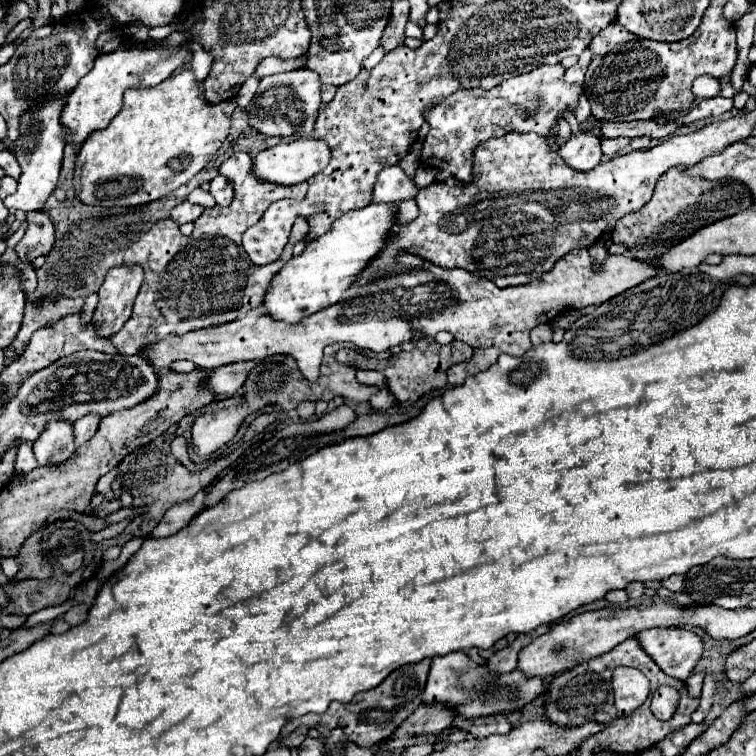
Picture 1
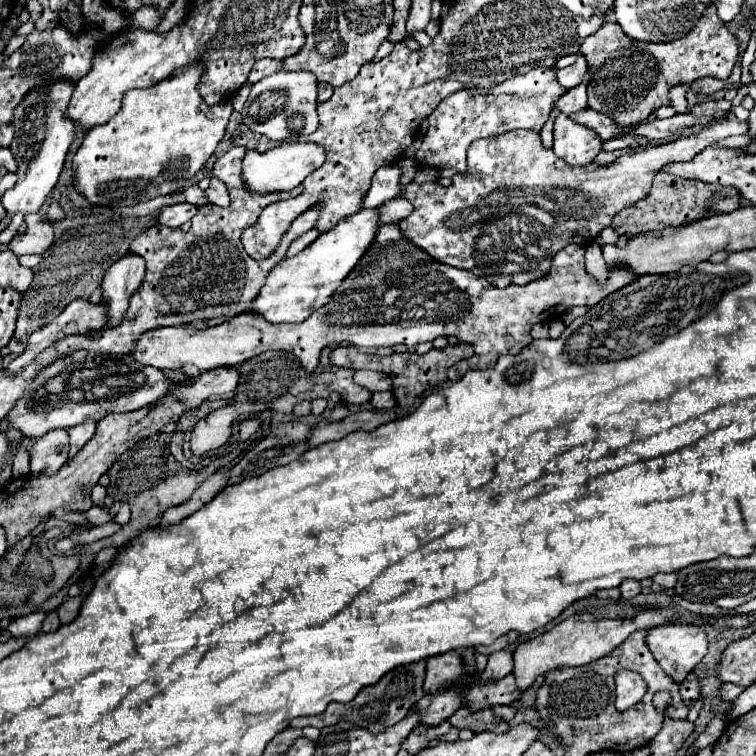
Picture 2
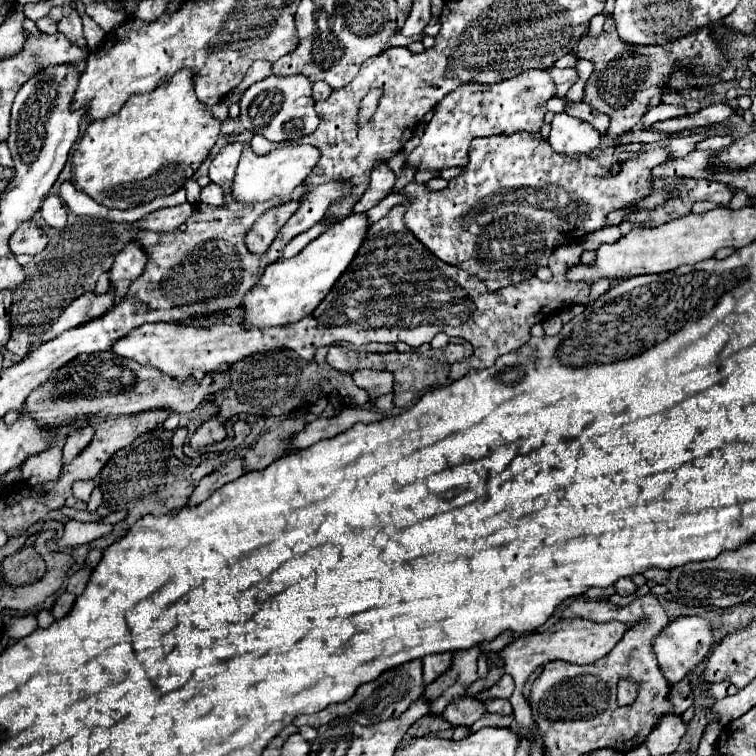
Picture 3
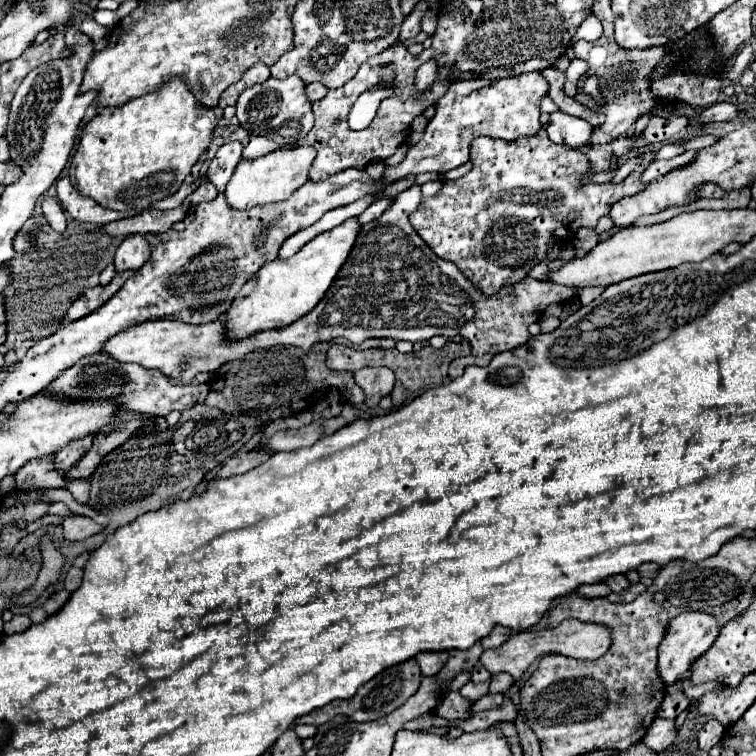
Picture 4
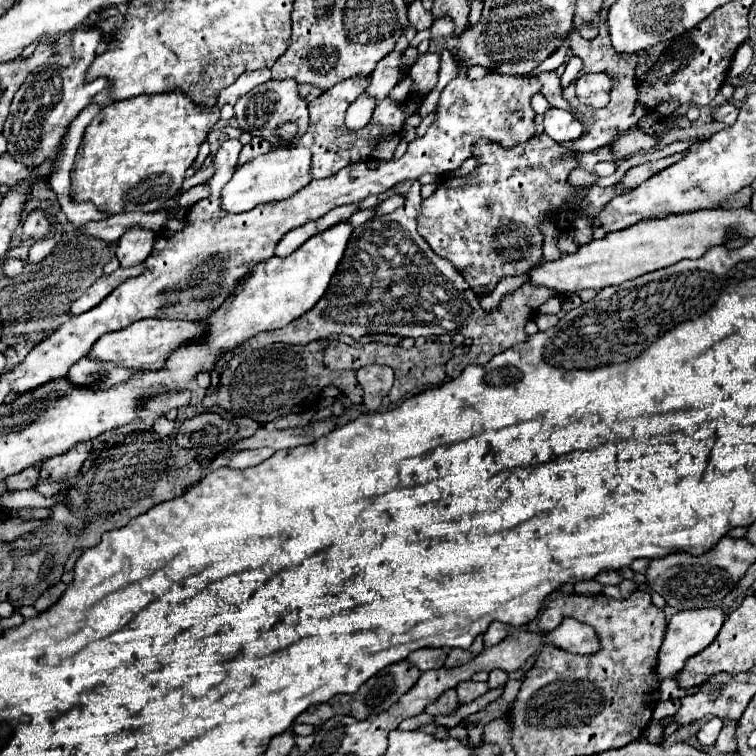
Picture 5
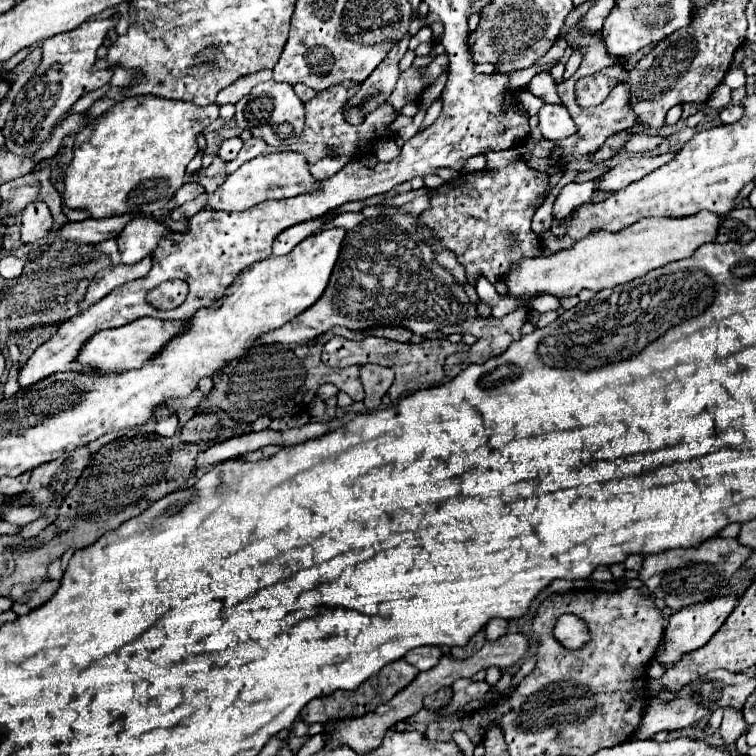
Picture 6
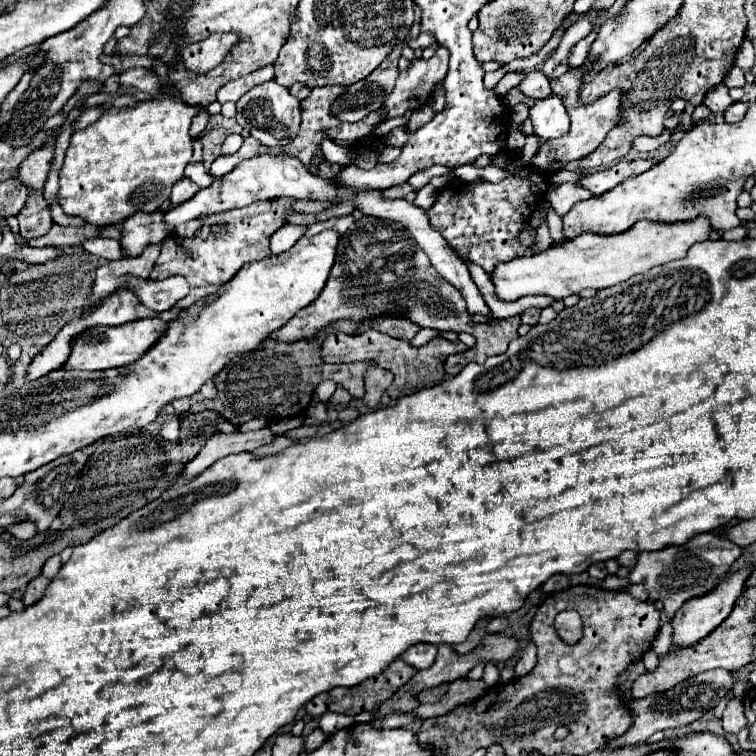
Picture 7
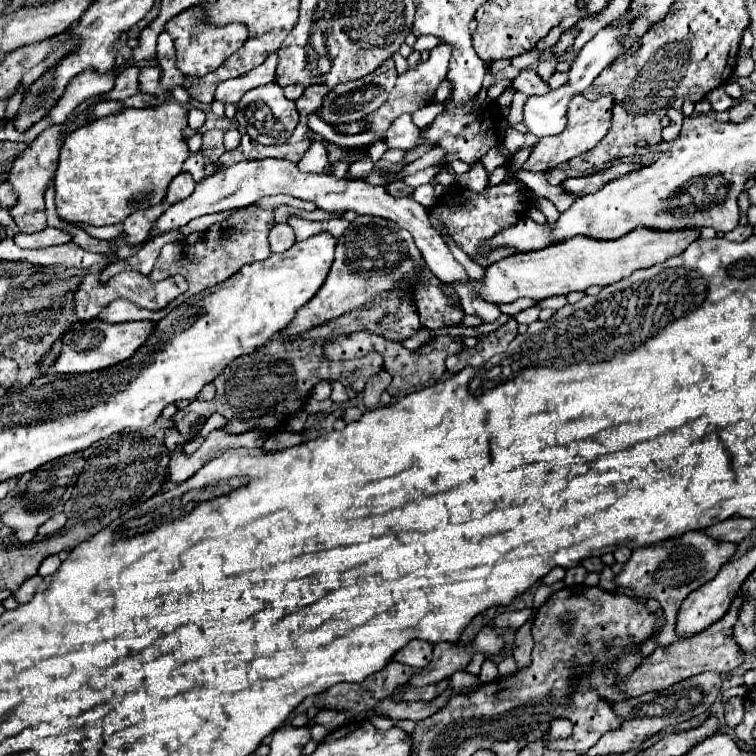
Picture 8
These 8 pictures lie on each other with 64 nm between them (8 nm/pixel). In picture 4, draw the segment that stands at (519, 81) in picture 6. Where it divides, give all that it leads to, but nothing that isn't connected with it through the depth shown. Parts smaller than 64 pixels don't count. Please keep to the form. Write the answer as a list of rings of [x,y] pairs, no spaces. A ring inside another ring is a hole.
[[[594,15],[588,16],[578,27],[568,47],[571,47],[574,42],[580,39],[585,39],[586,41],[594,42],[598,40],[600,36],[602,36],[602,32],[603,27],[600,20],[598,20]]]

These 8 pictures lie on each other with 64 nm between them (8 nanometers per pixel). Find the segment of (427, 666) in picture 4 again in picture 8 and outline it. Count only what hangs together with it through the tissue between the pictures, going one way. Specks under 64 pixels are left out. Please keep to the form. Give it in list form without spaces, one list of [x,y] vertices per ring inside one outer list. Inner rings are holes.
[[[410,640],[408,646],[400,648],[394,654],[392,660],[420,670],[430,662],[430,658],[432,658],[432,644],[430,642],[426,642],[426,640]]]

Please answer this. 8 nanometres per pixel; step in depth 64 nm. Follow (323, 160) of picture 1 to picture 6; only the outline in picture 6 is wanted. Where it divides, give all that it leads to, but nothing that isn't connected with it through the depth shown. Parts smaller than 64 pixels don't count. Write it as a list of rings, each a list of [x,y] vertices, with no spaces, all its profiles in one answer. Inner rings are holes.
[[[270,152],[270,154],[260,154],[248,162],[244,162],[234,174],[226,178],[224,184],[220,184],[214,192],[204,192],[196,200],[182,204],[172,210],[170,218],[176,222],[188,222],[200,208],[212,208],[212,210],[226,210],[226,212],[240,212],[246,208],[252,208],[252,204],[260,204],[264,200],[272,198],[290,198],[290,196],[300,196],[304,192],[312,192],[318,188],[318,180],[308,172],[304,156],[298,152]]]

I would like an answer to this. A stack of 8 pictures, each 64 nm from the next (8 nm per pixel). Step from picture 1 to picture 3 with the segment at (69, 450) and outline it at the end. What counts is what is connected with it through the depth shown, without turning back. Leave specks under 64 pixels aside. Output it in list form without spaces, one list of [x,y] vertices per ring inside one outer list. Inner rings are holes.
[[[62,440],[60,444],[52,444],[52,448],[48,448],[48,452],[42,452],[40,456],[30,456],[22,466],[22,482],[28,482],[30,486],[40,486],[46,482],[56,482],[62,470],[60,464],[60,450],[62,450]]]

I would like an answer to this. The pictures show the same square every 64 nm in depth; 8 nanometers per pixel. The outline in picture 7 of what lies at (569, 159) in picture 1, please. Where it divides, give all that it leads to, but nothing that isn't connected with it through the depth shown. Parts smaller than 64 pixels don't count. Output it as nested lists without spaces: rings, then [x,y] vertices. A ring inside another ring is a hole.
[[[550,94],[548,98],[536,100],[530,106],[530,120],[534,126],[534,134],[540,136],[542,140],[558,138],[570,128],[564,102],[558,94]]]

